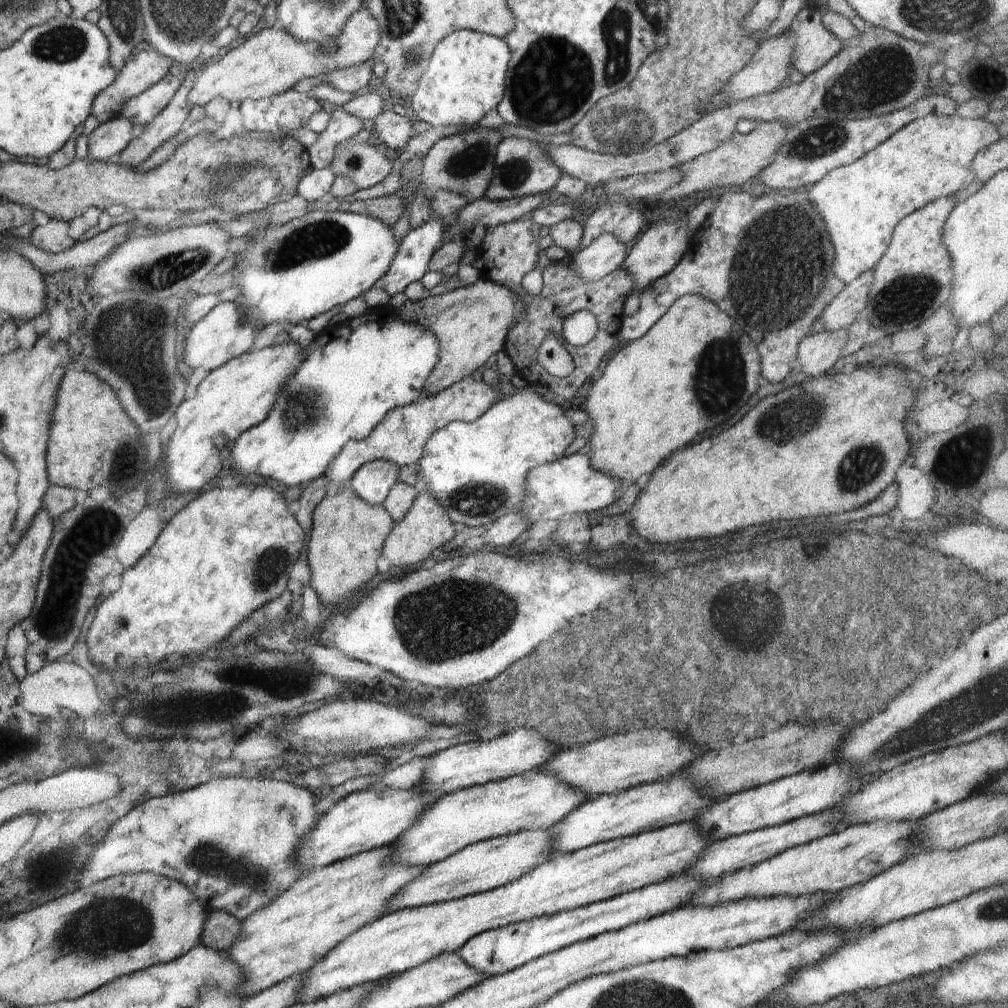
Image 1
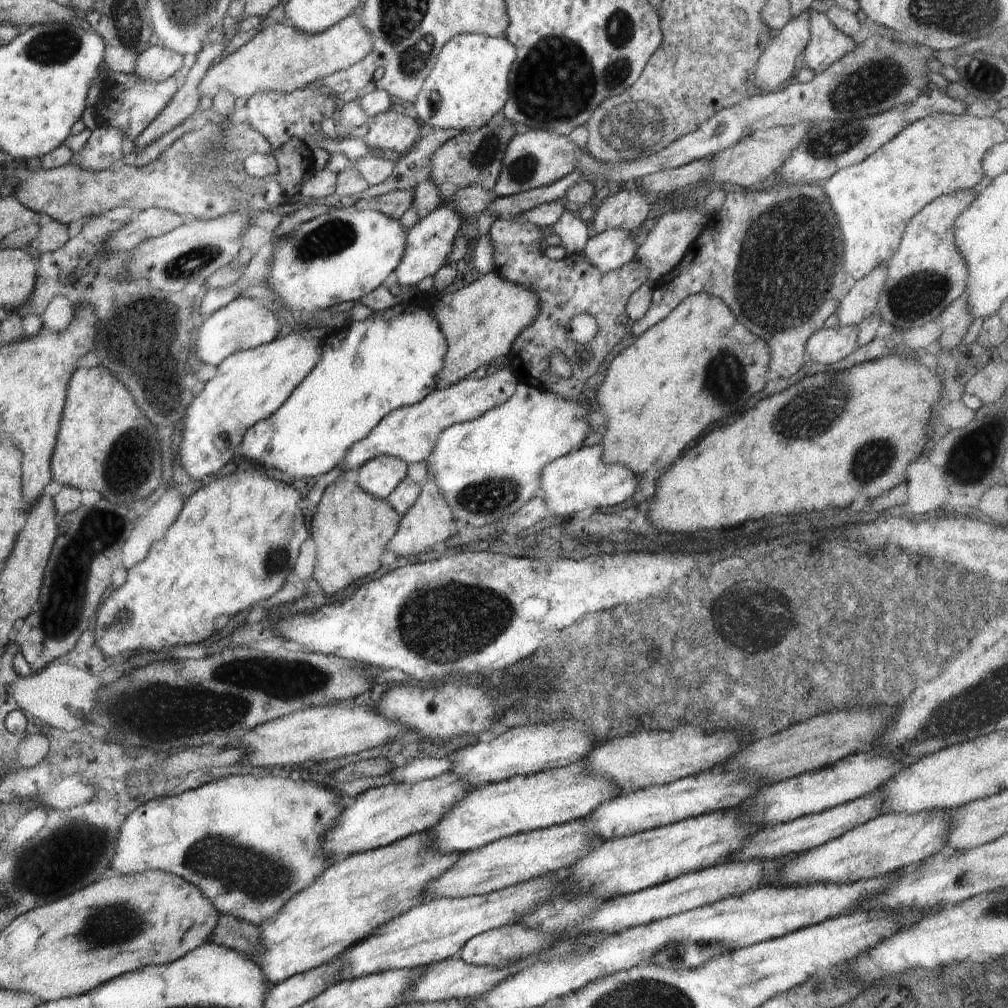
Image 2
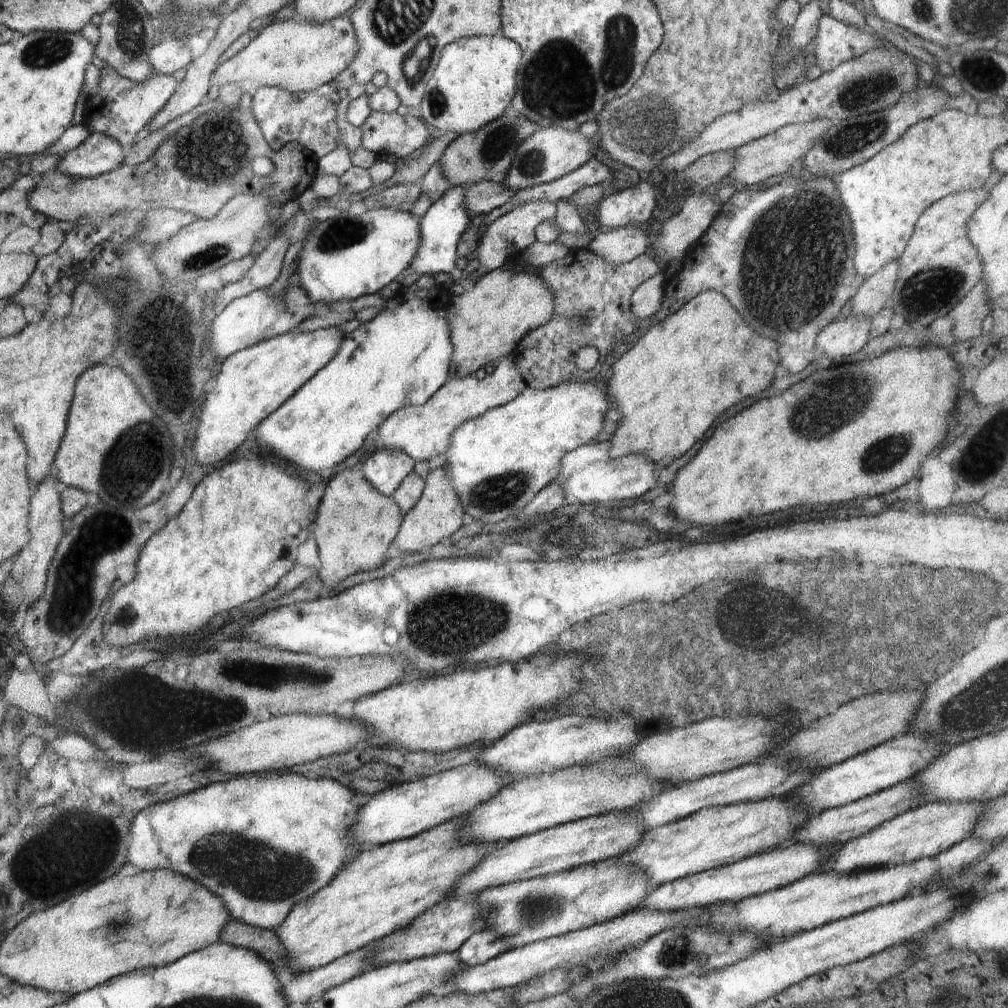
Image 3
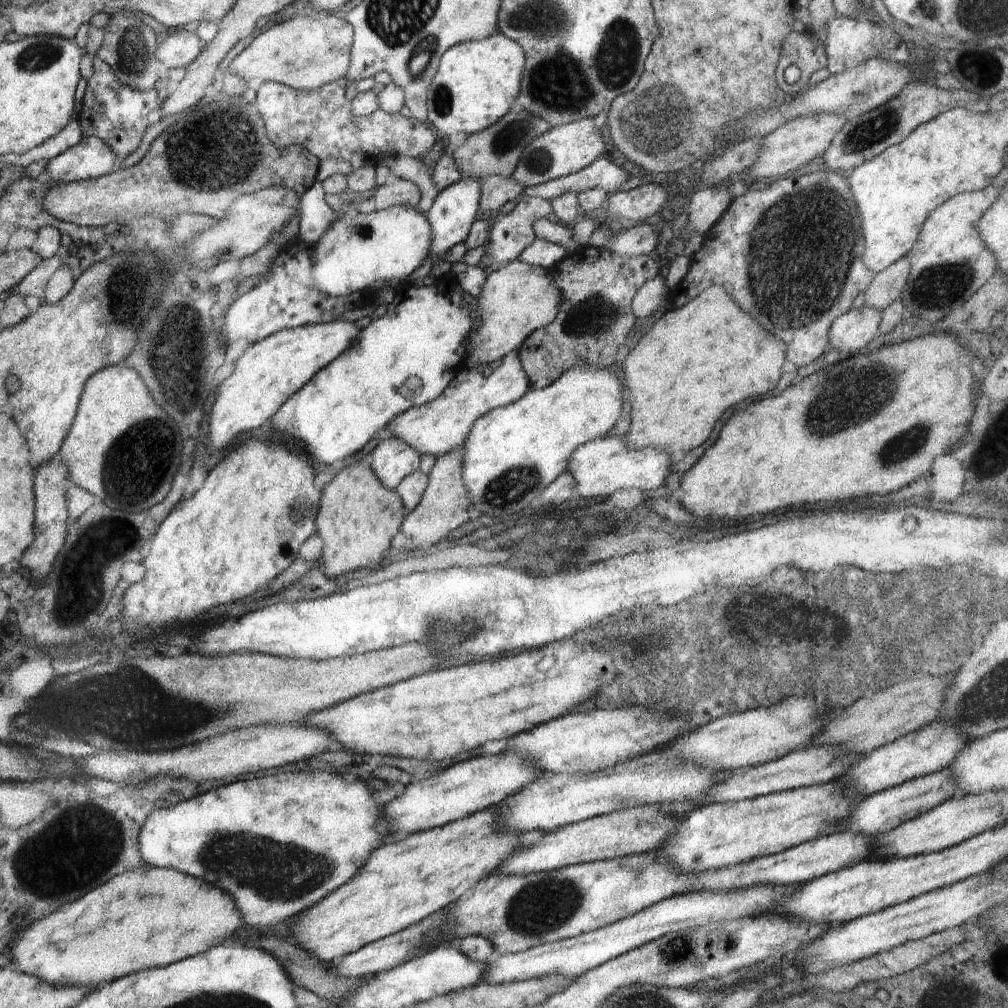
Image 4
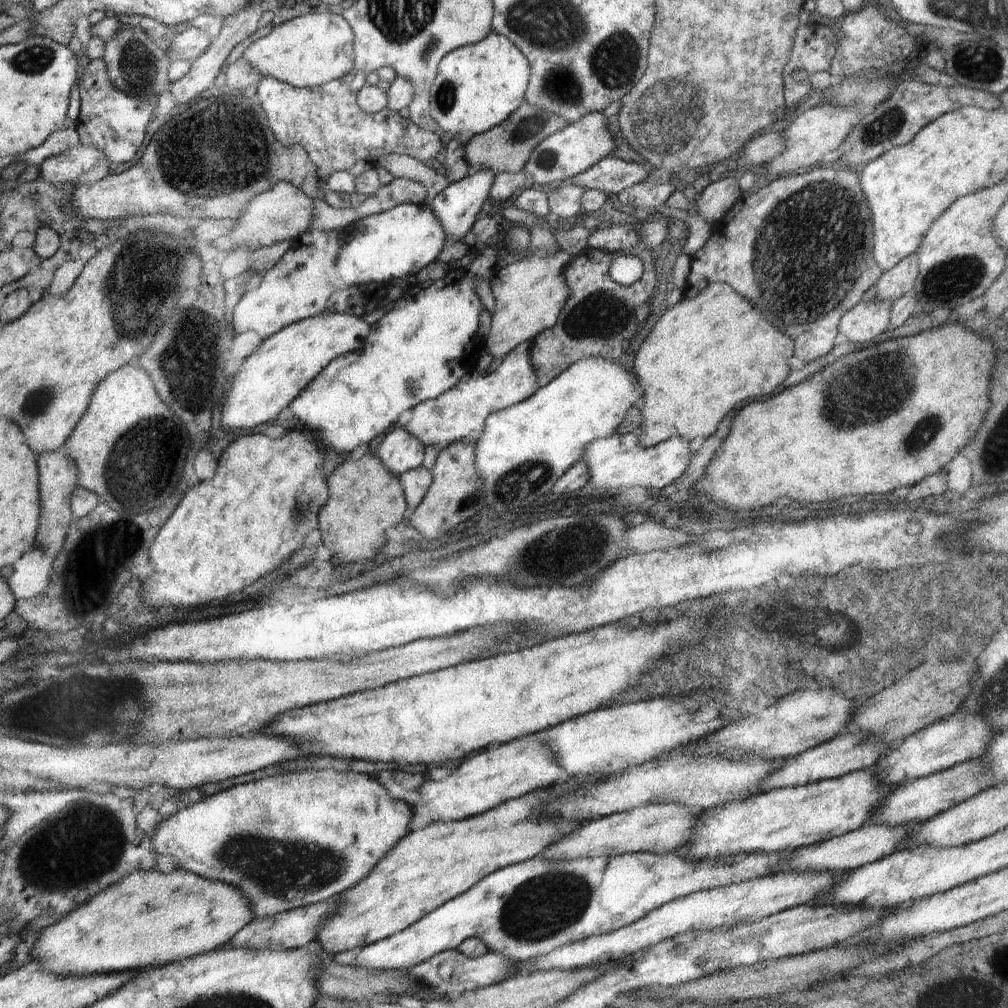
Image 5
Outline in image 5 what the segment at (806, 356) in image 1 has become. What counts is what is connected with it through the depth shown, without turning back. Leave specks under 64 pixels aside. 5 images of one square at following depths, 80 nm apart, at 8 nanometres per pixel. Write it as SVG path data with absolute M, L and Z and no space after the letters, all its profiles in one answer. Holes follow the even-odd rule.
M861 300L842 315L838 325L840 340L850 341L852 344L872 342L887 330L892 305L891 300Z

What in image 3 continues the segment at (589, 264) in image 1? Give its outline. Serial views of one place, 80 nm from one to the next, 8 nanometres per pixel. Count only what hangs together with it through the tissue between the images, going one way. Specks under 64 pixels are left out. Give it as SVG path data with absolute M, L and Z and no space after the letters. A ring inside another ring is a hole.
M628 225L603 230L592 238L587 249L601 256L605 262L617 265L630 262L641 254L649 253L652 241L640 227Z

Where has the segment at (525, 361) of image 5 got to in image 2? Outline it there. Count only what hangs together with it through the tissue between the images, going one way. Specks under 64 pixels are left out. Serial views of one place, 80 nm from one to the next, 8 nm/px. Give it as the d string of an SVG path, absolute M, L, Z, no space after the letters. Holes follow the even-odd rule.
M503 358L502 364L498 366L497 372L486 375L483 378L463 378L452 384L448 388L436 389L433 388L419 403L400 407L391 410L380 422L370 431L370 434L361 440L359 443L354 443L350 450L343 458L342 464L345 466L345 471L352 468L360 468L365 462L368 462L374 457L388 455L391 457L401 458L408 464L414 462L422 462L427 460L432 454L433 448L437 445L438 435L456 423L463 423L469 420L477 419L491 408L496 408L504 404L515 392L519 380L516 375L511 371L511 362L509 358Z

